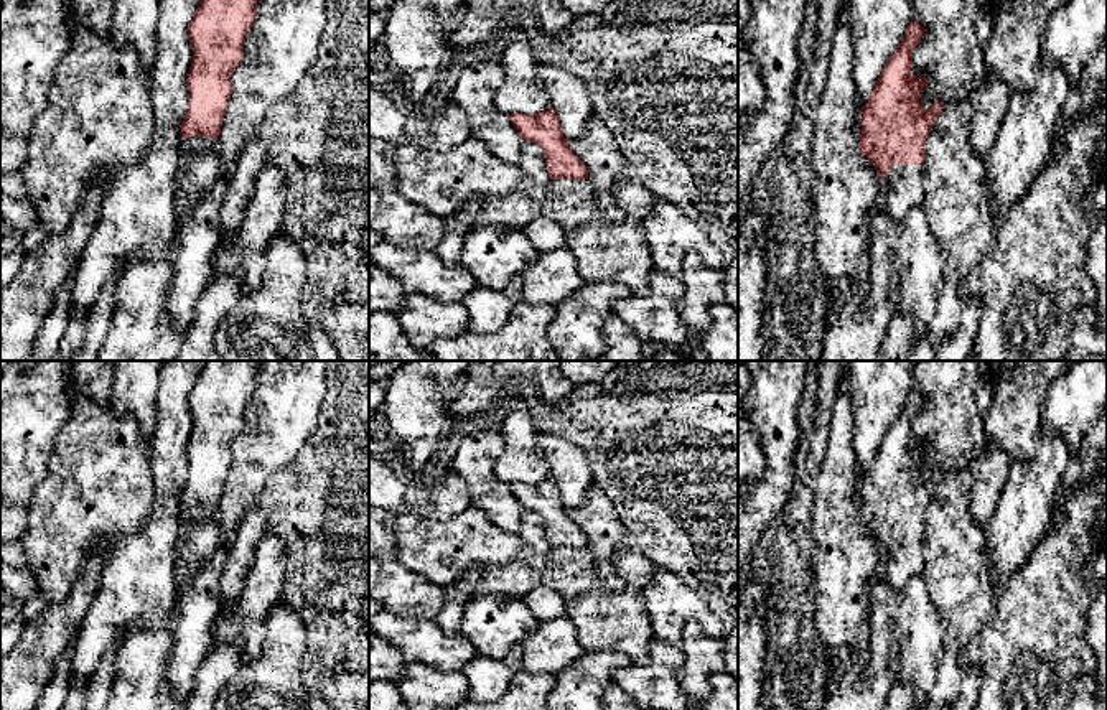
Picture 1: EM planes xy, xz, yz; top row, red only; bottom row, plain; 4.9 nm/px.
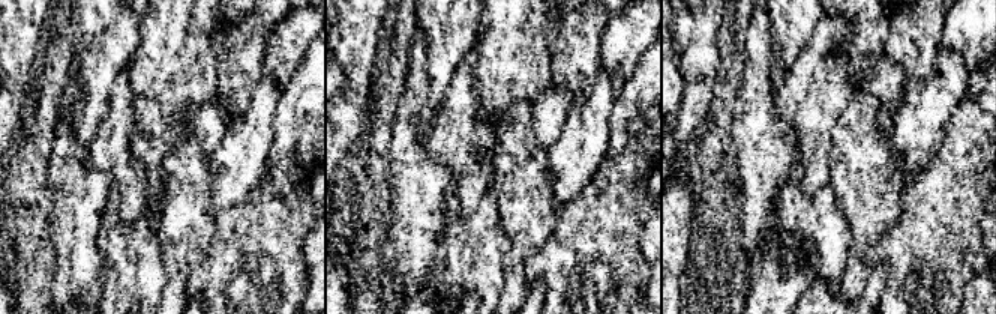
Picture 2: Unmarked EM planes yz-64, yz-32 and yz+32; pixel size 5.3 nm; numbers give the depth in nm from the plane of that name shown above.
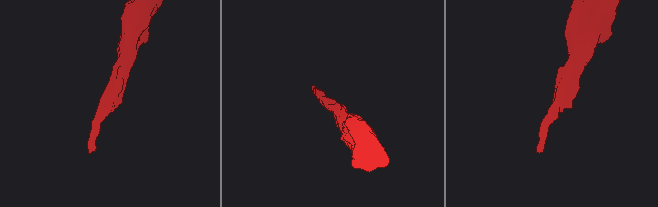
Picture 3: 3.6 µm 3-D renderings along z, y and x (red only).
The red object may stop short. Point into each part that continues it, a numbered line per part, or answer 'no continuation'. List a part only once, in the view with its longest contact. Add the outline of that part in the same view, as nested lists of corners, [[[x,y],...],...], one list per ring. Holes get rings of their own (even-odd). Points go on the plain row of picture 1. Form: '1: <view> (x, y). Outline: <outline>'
1: yz (903, 554). Outline: [[[894,534],[880,554],[886,555],[886,580],[894,593],[901,593],[908,582],[922,573],[922,534]]]

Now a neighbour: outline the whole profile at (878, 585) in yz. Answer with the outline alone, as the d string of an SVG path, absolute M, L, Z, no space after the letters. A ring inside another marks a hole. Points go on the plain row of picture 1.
M886 555L870 577L870 638L866 675L890 670L898 684L911 684L916 702L929 698L937 670L937 654L946 626L929 595L922 573L913 575L901 593L886 580Z

